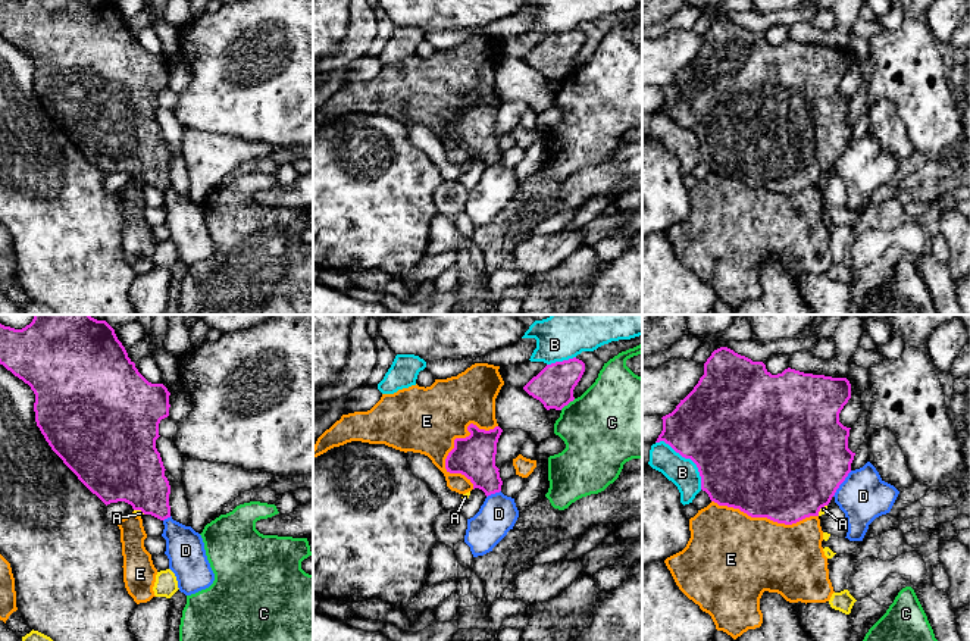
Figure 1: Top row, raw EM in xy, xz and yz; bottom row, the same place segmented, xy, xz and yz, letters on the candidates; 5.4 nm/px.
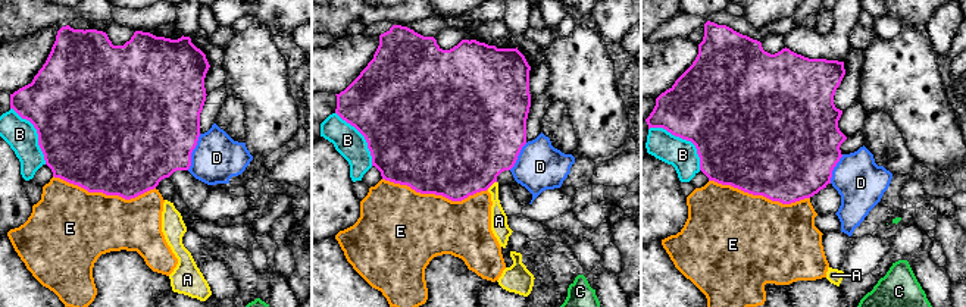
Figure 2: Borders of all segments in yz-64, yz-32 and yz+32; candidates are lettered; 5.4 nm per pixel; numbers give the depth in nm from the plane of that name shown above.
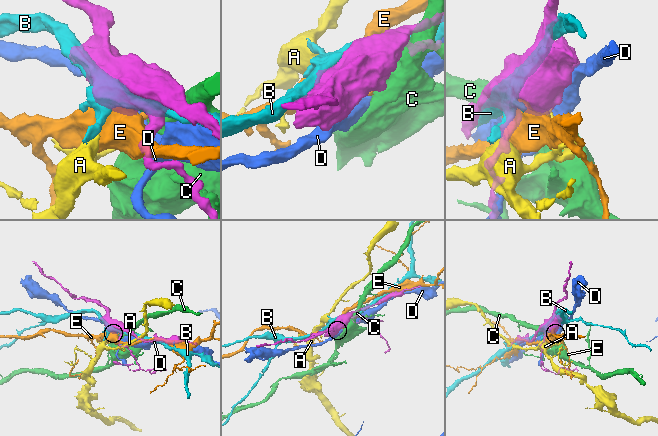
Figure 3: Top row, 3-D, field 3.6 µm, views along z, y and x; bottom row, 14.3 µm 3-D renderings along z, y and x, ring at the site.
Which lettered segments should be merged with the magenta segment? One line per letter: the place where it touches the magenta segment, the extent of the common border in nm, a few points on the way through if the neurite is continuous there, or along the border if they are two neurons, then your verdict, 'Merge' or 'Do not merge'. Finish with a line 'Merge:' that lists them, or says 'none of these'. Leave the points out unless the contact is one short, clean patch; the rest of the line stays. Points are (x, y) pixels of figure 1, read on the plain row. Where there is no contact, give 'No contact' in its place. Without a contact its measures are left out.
A: Touches magenta at yz (820, 178). Shared border 80 nm. Boundary: yz (826, 175), (817, 185). Do not merge
B: Touches magenta at yz (688, 128). Shared border 360 nm. Do not merge
C: Touches magenta at xz (568, 74). Shared border 110 nm. Do not merge
D: Touches magenta at yz (841, 153). Shared border 180 nm. Do not merge
E: Touches magenta at xz (466, 108). Shared border 380 nm. Do not merge
Merge: none of these

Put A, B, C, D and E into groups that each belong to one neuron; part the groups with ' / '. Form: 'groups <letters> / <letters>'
groups A / B / C / D / E

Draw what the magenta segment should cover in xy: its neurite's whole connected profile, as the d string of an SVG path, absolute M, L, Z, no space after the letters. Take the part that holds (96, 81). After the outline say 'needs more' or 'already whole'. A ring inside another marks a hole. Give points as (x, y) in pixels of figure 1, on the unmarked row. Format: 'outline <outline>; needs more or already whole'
outline M0 0L0 35L31 57L37 97L93 165L106 176L125 172L160 191L170 188L170 156L156 119L170 63L138 43L115 0Z; already whole

